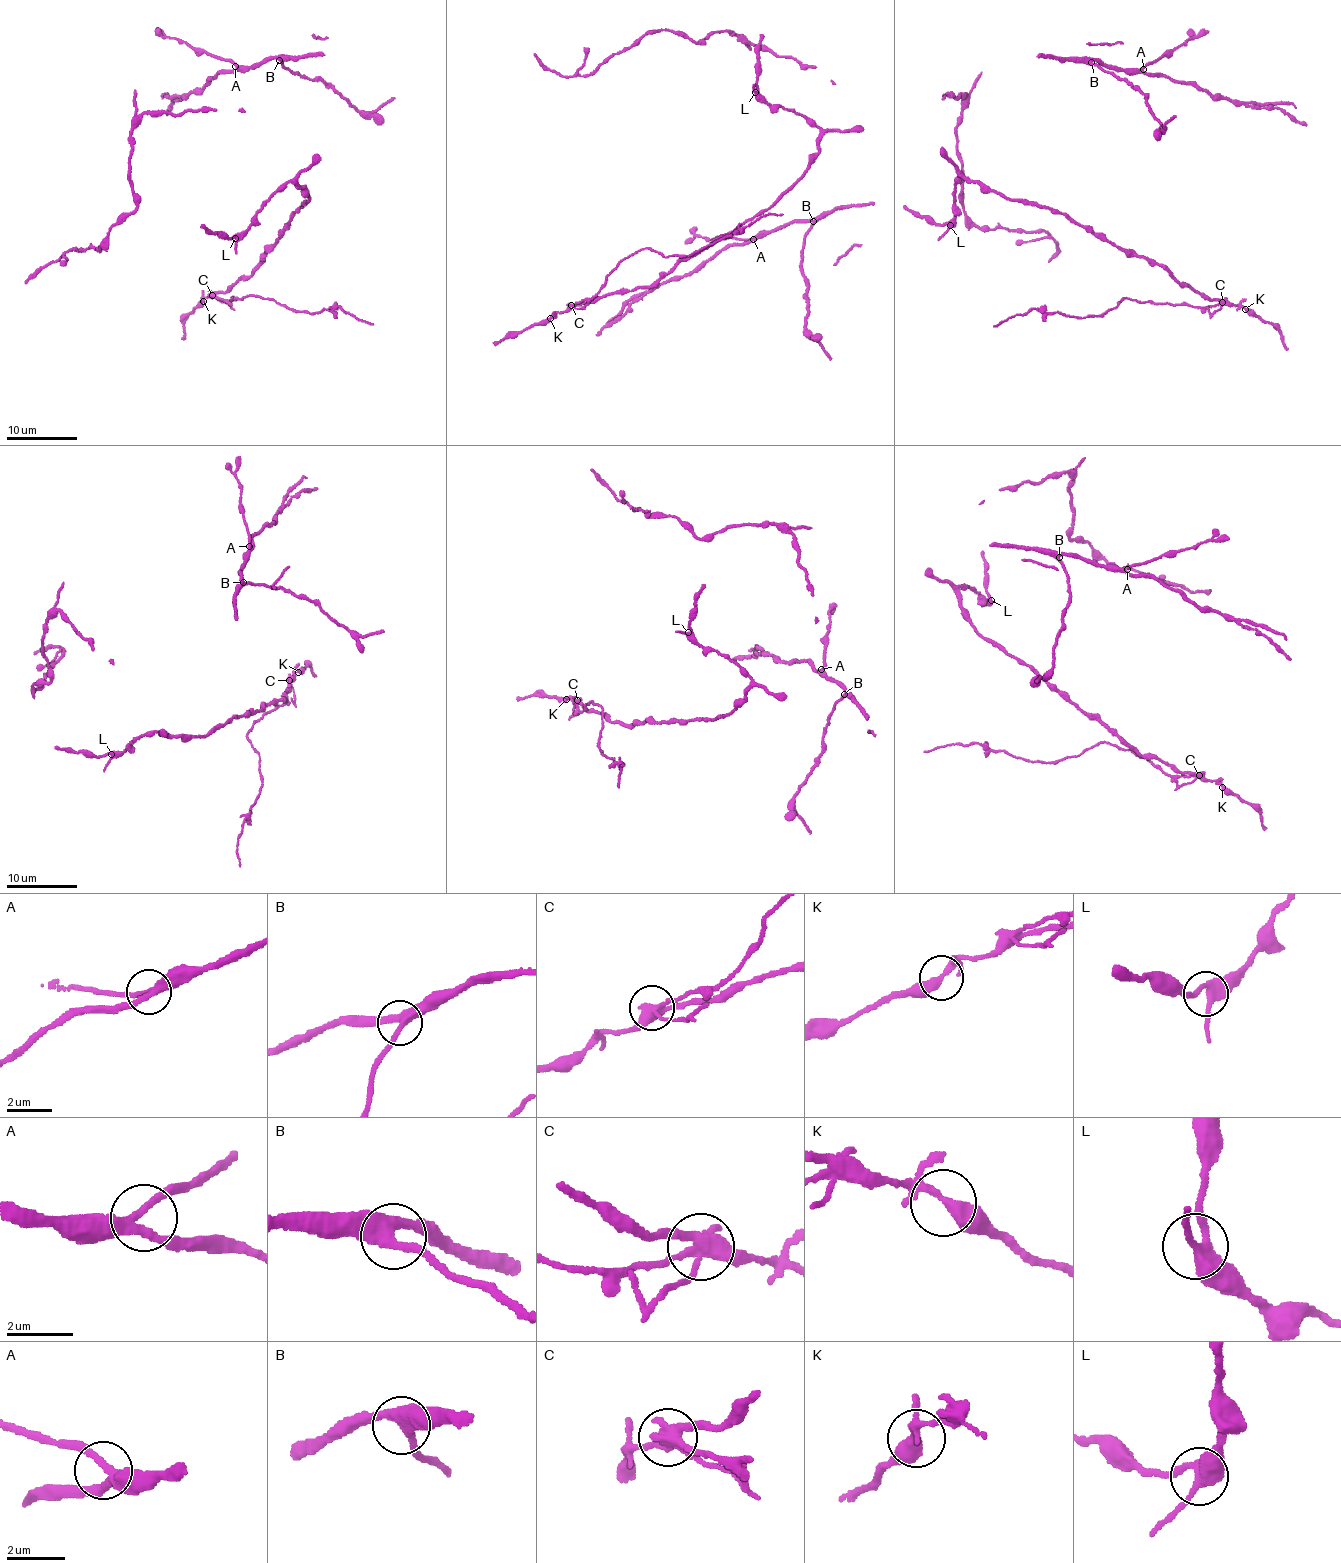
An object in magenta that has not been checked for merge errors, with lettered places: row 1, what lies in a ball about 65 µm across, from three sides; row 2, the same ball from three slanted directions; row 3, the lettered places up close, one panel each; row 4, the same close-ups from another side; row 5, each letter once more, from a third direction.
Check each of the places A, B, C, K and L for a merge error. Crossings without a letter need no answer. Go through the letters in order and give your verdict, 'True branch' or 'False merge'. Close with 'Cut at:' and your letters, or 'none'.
A: True branch
B: True branch
C: False merge
K: True branch
L: True branch
Cut at: C

